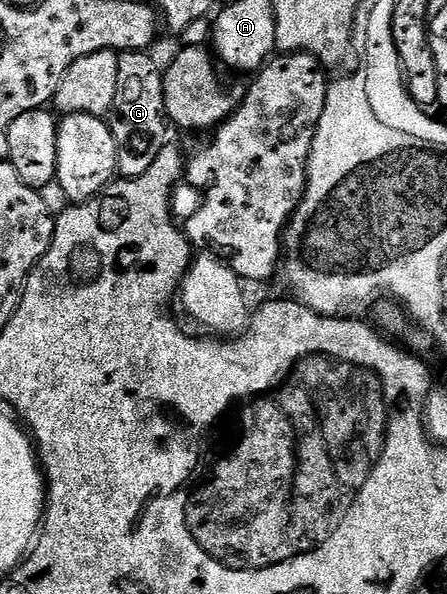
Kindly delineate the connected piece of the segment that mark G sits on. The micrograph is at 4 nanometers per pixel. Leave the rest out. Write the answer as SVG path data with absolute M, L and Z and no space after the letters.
M130 50L119 57L119 80L115 84L113 109L107 118L117 141L117 174L122 179L138 178L155 164L167 145L171 131L163 100L163 72L155 68L148 52Z

